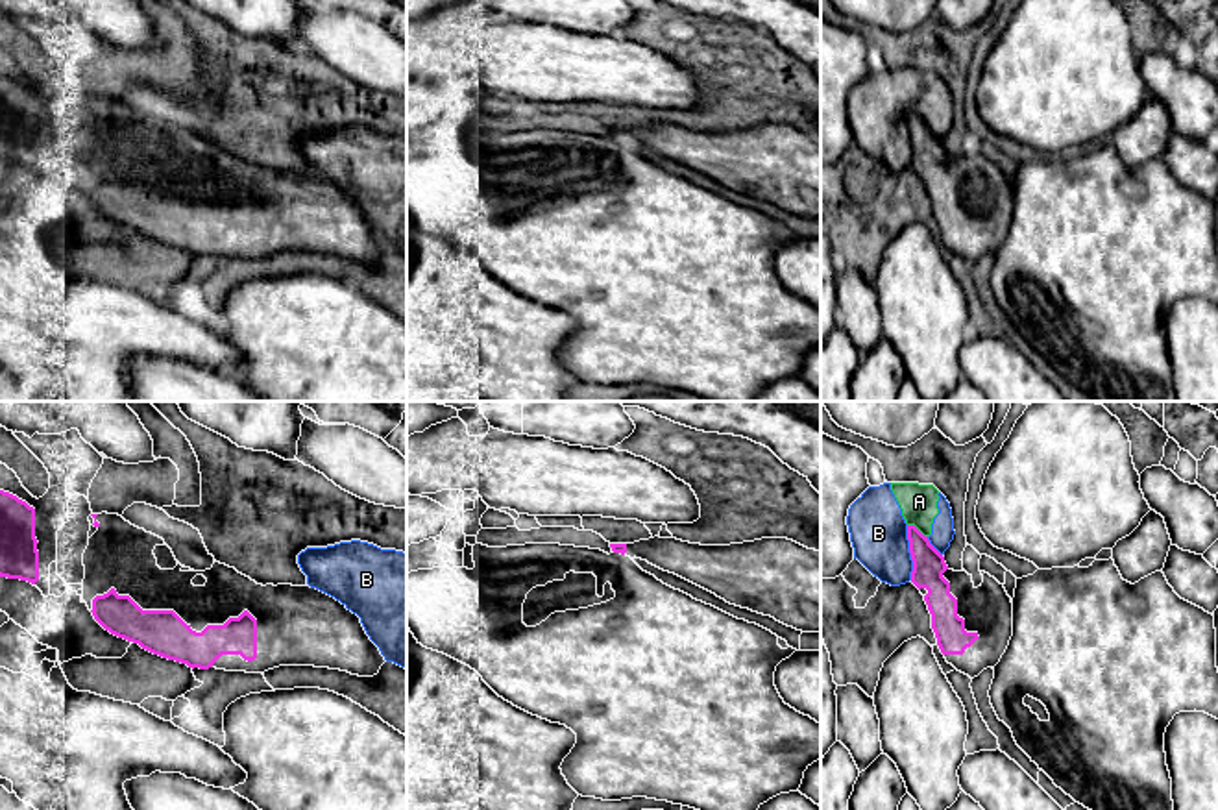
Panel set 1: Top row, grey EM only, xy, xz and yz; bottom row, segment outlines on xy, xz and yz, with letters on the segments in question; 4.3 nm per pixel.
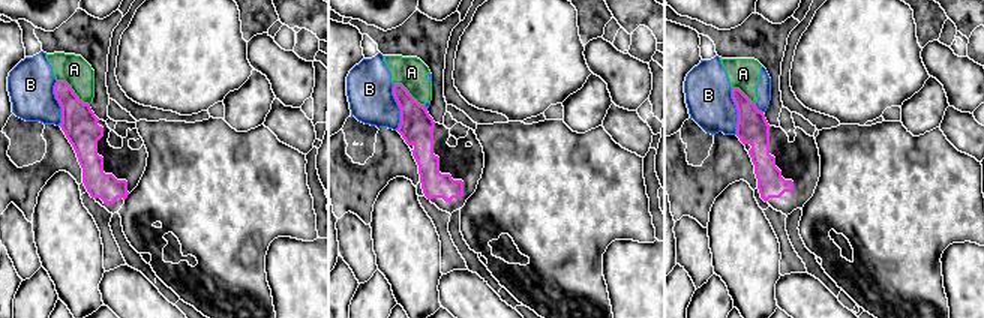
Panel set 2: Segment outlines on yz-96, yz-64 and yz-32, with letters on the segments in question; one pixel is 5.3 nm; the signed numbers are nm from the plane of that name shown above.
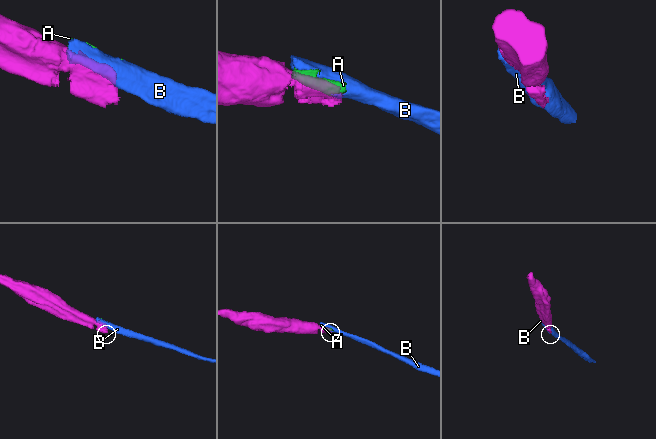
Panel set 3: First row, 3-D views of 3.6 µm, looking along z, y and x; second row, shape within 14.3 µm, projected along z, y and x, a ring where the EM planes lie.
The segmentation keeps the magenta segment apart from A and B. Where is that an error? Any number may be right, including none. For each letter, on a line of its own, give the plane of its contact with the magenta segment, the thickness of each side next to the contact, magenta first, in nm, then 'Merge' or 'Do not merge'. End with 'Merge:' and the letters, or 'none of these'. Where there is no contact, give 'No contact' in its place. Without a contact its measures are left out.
A: Touches magenta in yz. Thickness 140 nm (magenta) against 160 nm. Do not merge
B: Touches magenta in yz. Thickness 140 nm (magenta) against 260 nm. Do not merge
Merge: none of these

